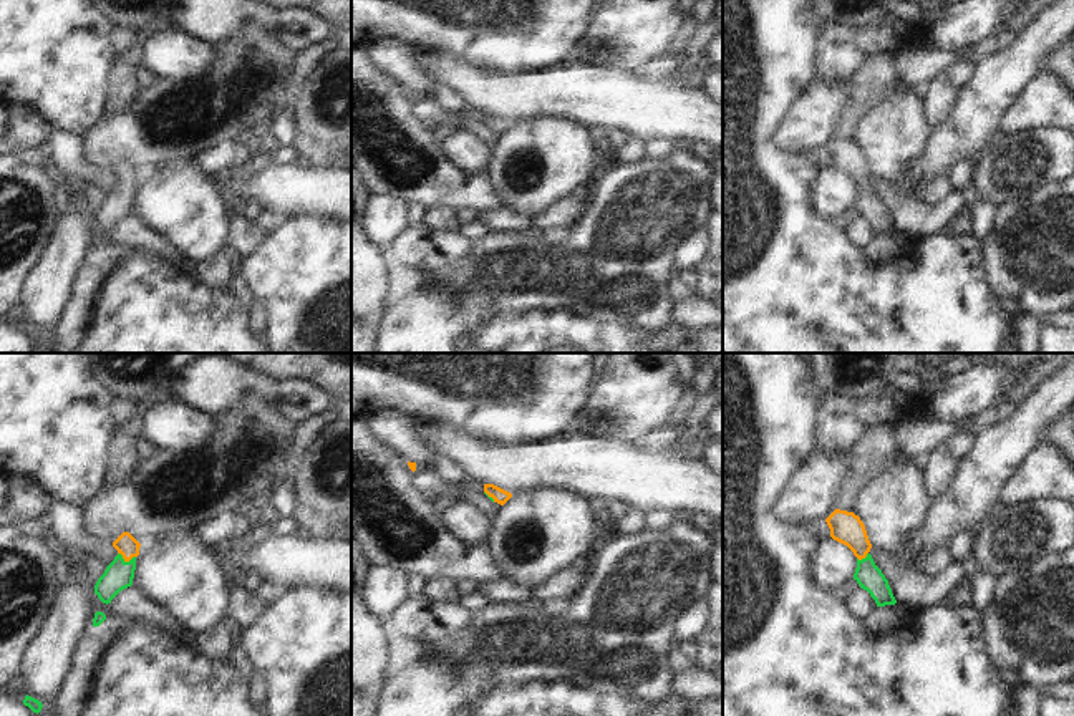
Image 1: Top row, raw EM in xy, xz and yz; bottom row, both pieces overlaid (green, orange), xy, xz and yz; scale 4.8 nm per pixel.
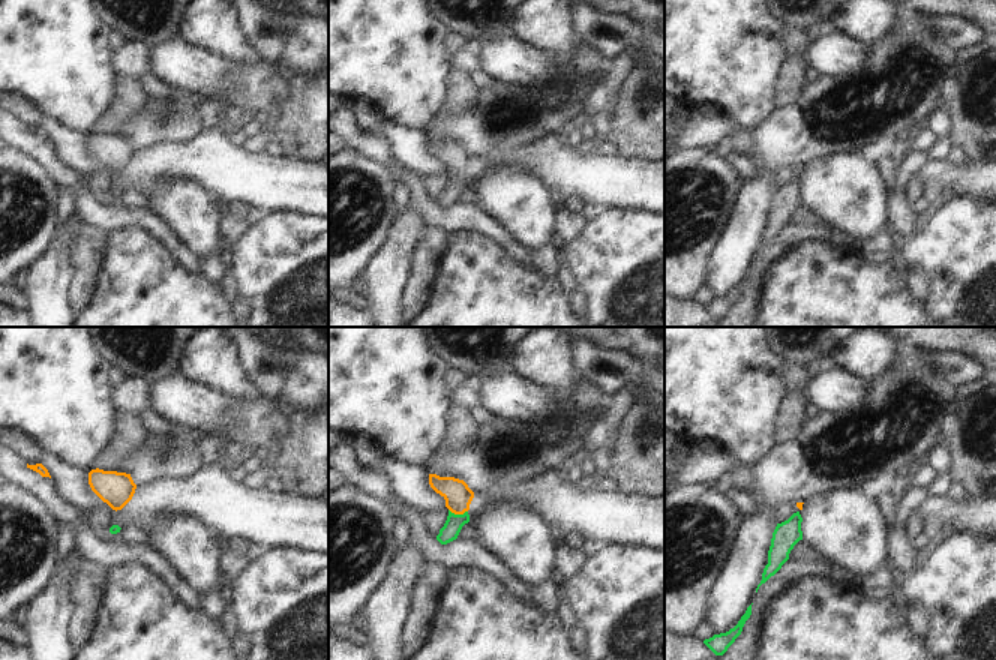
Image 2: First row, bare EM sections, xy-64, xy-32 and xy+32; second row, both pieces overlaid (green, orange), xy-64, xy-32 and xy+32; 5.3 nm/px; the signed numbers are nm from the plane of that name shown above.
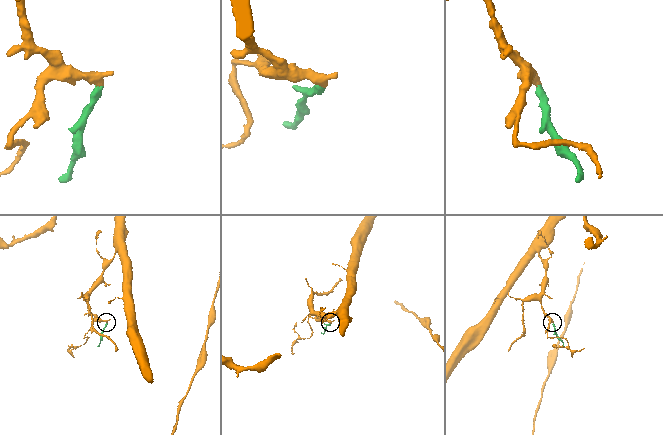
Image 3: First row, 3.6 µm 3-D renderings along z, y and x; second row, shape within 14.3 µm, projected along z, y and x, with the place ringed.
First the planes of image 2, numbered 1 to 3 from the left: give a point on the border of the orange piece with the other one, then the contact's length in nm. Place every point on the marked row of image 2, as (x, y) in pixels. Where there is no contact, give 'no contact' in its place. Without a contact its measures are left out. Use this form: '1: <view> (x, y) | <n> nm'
1: no contact
2: xy-32 (458, 515) | 110 nm
3: no contact

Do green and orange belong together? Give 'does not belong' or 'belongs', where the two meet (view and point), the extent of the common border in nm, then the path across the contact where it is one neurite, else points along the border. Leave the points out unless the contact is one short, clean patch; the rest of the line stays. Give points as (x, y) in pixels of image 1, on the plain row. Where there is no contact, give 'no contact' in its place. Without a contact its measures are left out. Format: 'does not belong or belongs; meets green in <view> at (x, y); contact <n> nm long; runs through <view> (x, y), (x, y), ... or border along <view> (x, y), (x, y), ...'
belongs; meets green in xy at (126, 191); contact 90 nm long; runs through xy (118, 204), (126, 191), (125, 173)

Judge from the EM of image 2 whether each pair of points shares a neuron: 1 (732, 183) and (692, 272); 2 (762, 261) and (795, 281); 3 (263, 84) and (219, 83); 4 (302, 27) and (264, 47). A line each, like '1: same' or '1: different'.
1: same
2: different
3: same
4: different

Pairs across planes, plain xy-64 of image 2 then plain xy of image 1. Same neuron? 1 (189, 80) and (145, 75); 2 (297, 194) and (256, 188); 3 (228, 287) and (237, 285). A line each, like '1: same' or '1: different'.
1: different
2: same
3: same

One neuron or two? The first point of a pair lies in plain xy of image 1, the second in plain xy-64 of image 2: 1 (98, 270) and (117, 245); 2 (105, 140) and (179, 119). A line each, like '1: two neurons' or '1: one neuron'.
1: two neurons
2: one neuron

